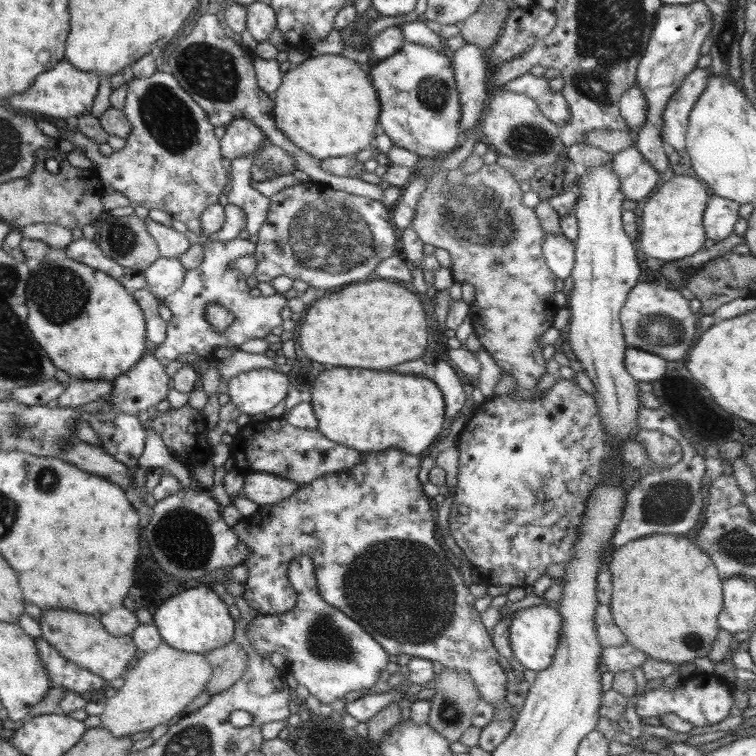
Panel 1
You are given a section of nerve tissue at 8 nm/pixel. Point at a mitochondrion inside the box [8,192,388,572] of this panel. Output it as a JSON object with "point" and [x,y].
{"point":[58,294]}

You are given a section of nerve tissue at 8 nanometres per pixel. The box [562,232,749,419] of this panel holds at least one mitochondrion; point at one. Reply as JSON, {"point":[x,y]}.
{"point":[655,329]}

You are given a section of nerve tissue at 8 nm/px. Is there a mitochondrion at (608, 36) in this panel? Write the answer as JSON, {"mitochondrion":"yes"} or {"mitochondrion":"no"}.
{"mitochondrion":"yes"}

